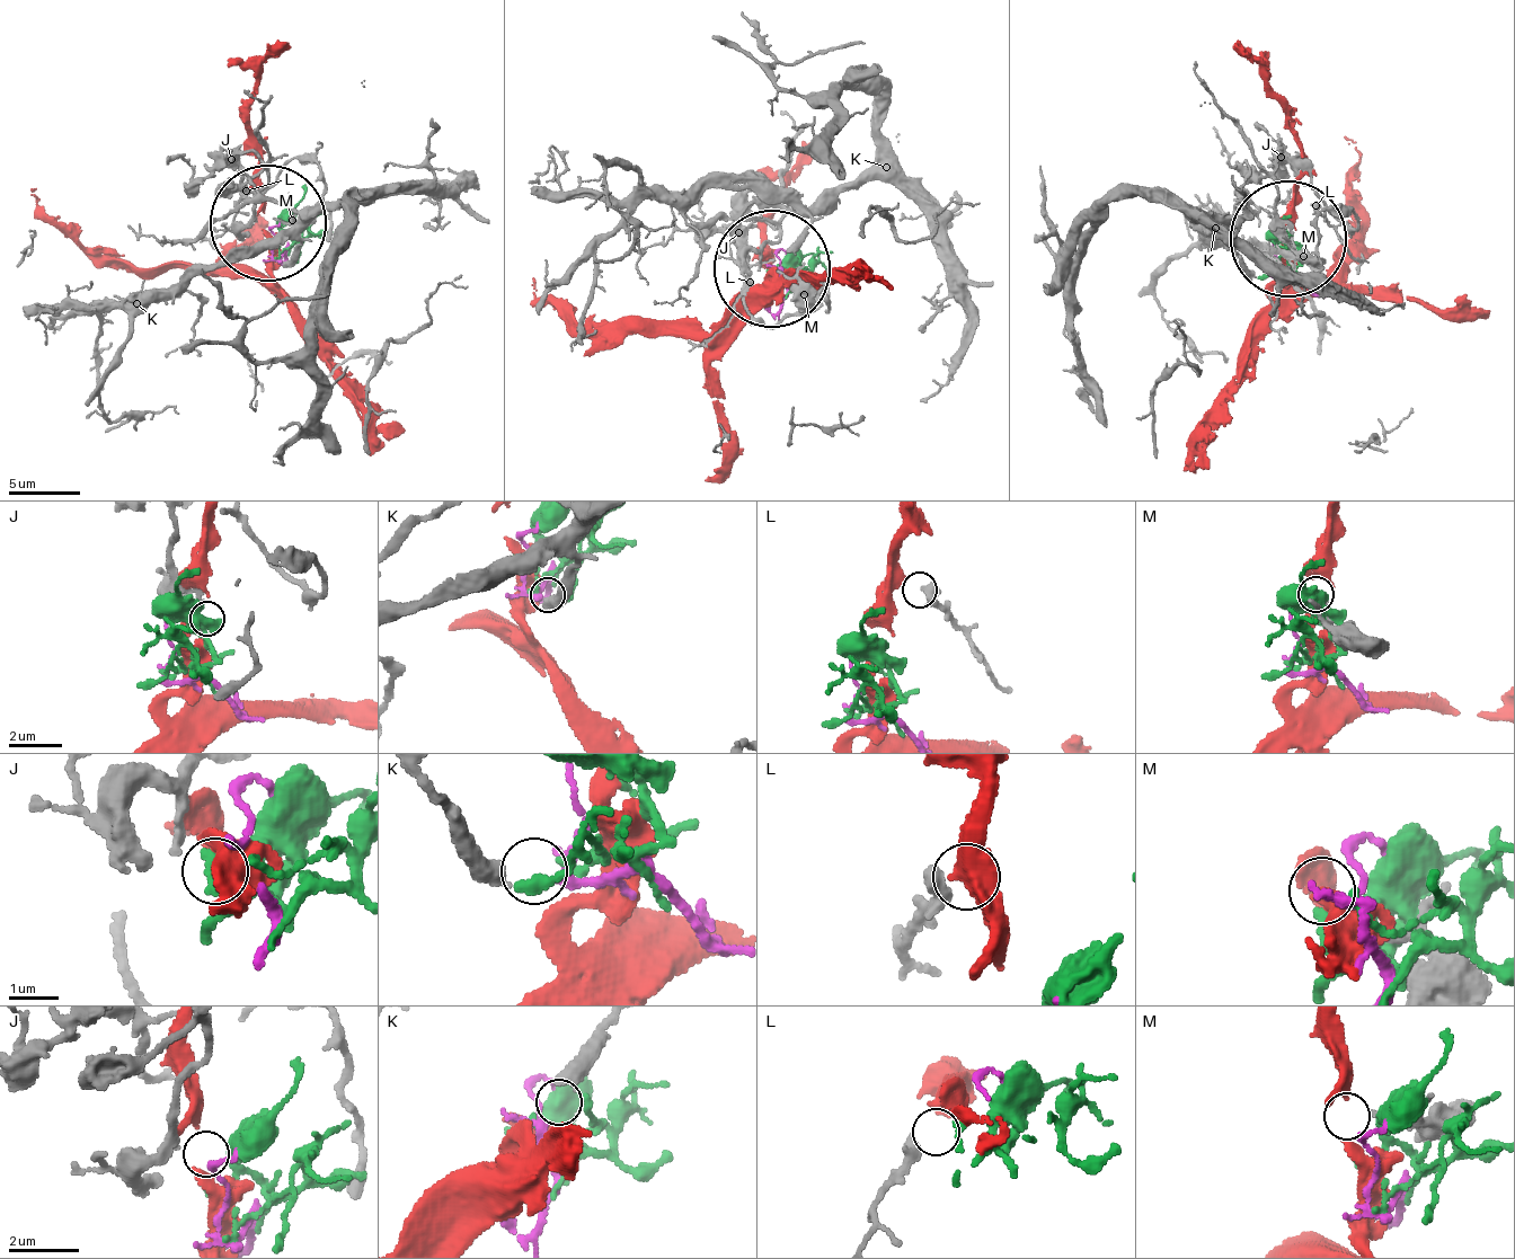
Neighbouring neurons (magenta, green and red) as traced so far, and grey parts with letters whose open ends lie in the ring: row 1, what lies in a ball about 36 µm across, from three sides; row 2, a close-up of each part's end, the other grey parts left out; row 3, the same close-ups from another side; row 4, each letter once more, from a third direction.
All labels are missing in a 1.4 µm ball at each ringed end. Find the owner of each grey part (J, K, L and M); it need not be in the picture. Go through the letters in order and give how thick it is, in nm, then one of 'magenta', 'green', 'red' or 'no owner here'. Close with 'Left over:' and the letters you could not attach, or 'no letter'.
J: 200 nm | green
K: 440 nm | magenta
L: 360 nm | no owner here
M: 160 nm | no owner here
Left over: L, M

